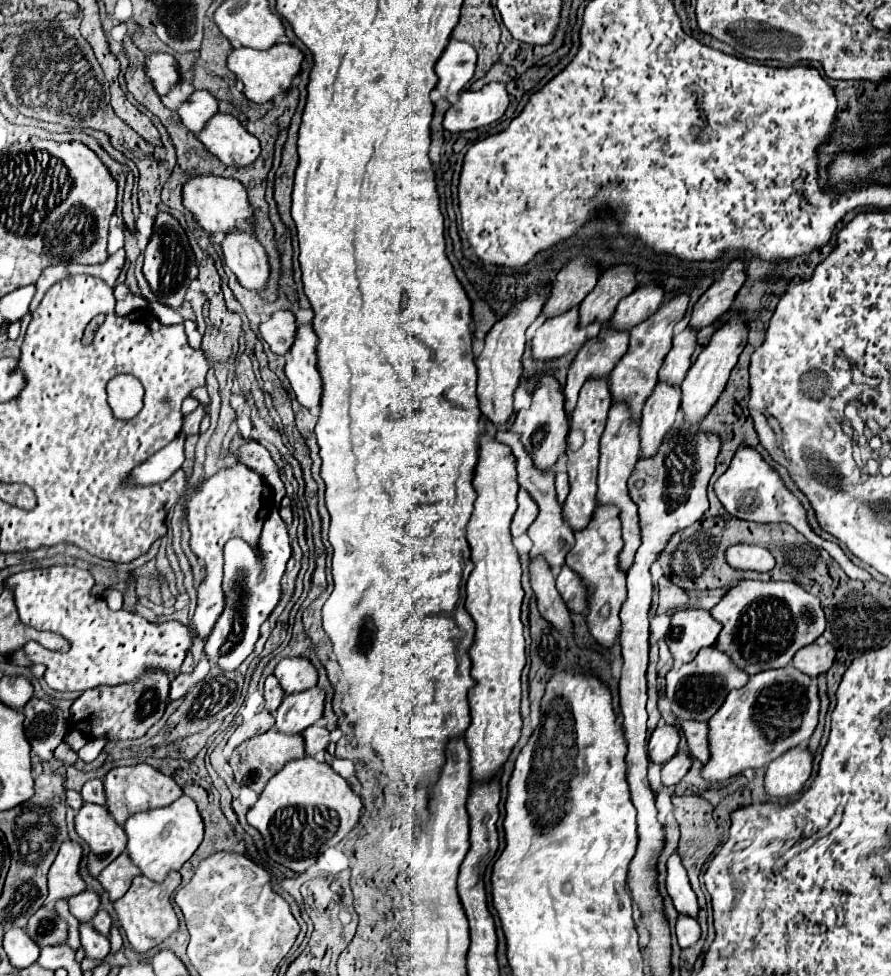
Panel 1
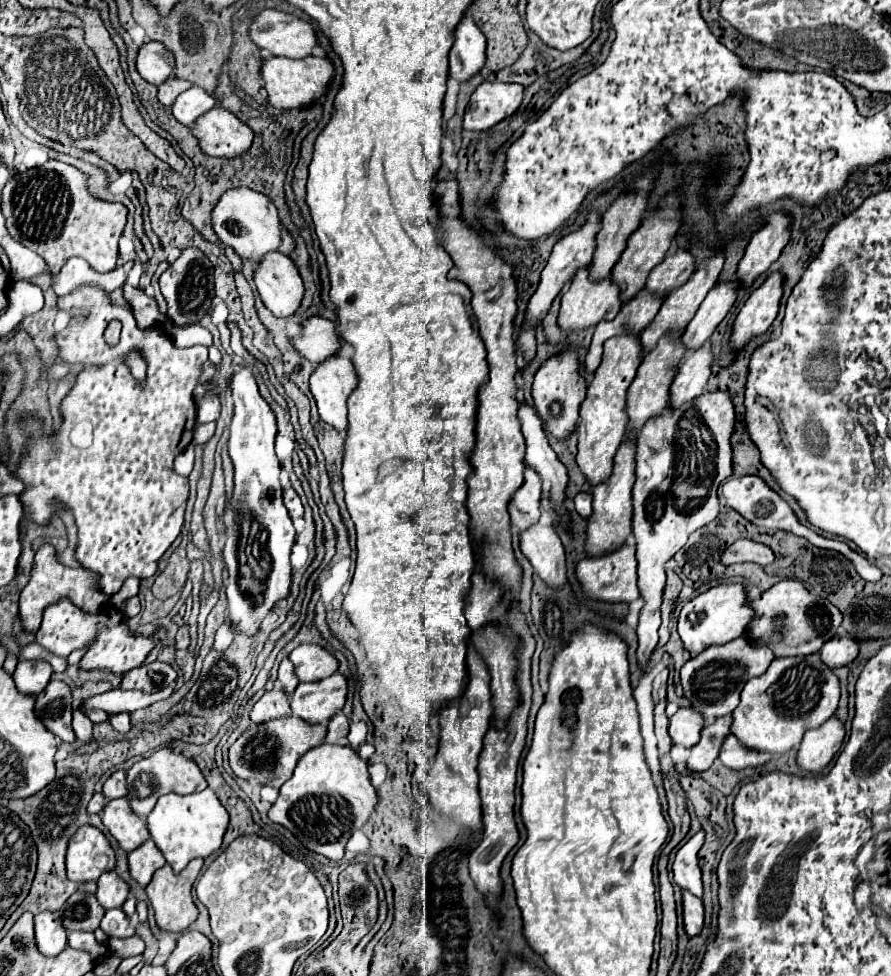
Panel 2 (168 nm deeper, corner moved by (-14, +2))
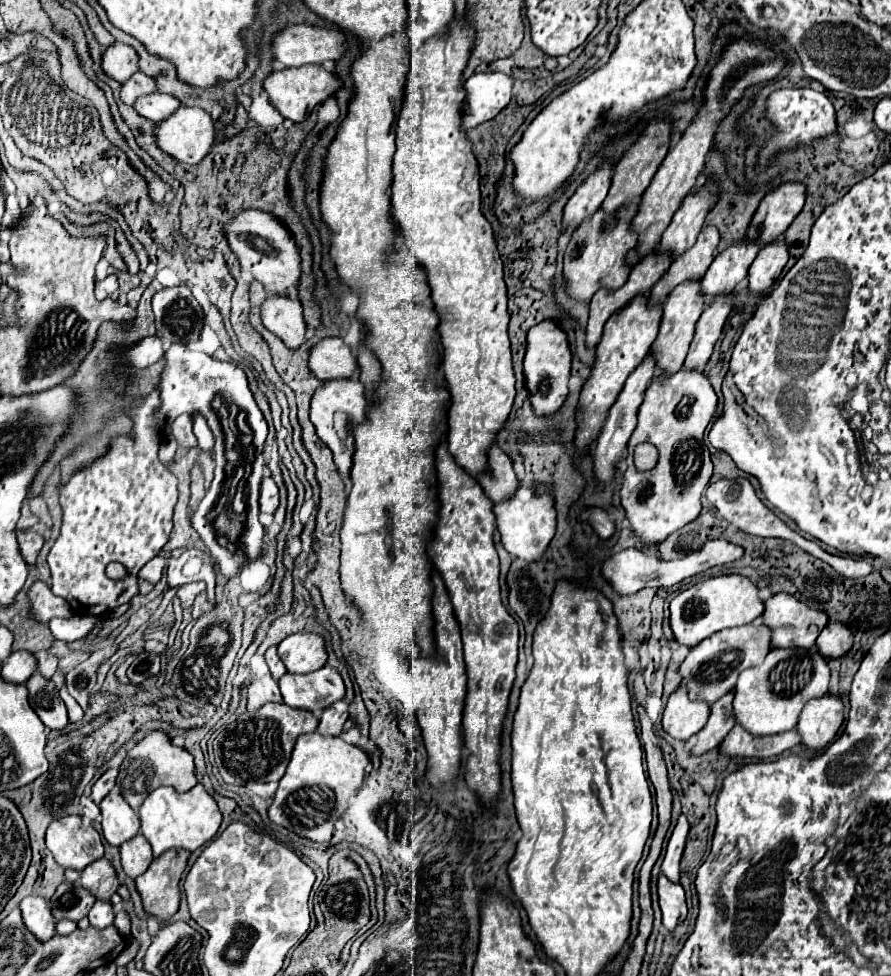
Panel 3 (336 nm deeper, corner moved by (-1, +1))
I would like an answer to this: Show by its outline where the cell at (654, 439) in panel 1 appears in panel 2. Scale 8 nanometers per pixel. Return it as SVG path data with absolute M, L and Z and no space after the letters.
M711 343L703 349L689 353L683 365L677 371L677 377L671 385L671 407L679 407L695 397L699 397L705 391L707 379L711 375L713 355L711 355Z

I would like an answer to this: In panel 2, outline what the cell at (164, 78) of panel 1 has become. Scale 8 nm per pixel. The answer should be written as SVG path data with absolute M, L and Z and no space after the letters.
M149 41L139 47L135 65L145 81L153 85L161 85L173 73L175 57L159 41Z

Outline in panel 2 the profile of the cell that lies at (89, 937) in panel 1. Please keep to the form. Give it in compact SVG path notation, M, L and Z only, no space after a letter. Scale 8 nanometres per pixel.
M109 909L101 919L101 929L107 937L131 937L135 933L135 927L123 909Z

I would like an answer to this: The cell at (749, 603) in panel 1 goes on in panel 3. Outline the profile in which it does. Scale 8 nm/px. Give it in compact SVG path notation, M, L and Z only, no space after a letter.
M778 592L772 598L764 600L764 612L758 618L758 622L770 628L774 648L812 648L822 628L828 624L828 616L826 612L808 608L804 602L796 600L792 594Z

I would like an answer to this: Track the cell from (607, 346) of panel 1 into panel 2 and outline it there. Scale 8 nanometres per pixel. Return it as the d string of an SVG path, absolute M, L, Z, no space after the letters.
M641 289L633 299L623 303L621 311L613 321L601 321L595 327L593 341L589 347L589 353L585 357L585 367L587 373L593 373L599 363L601 363L601 353L603 353L603 343L619 333L641 333L657 315L659 307L663 301L659 297L649 297L647 289Z

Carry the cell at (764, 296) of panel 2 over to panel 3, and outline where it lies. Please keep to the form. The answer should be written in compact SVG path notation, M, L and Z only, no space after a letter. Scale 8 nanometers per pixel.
M772 242L770 246L762 246L750 266L748 274L750 294L762 294L766 288L772 288L778 282L786 262L788 262L786 244Z

